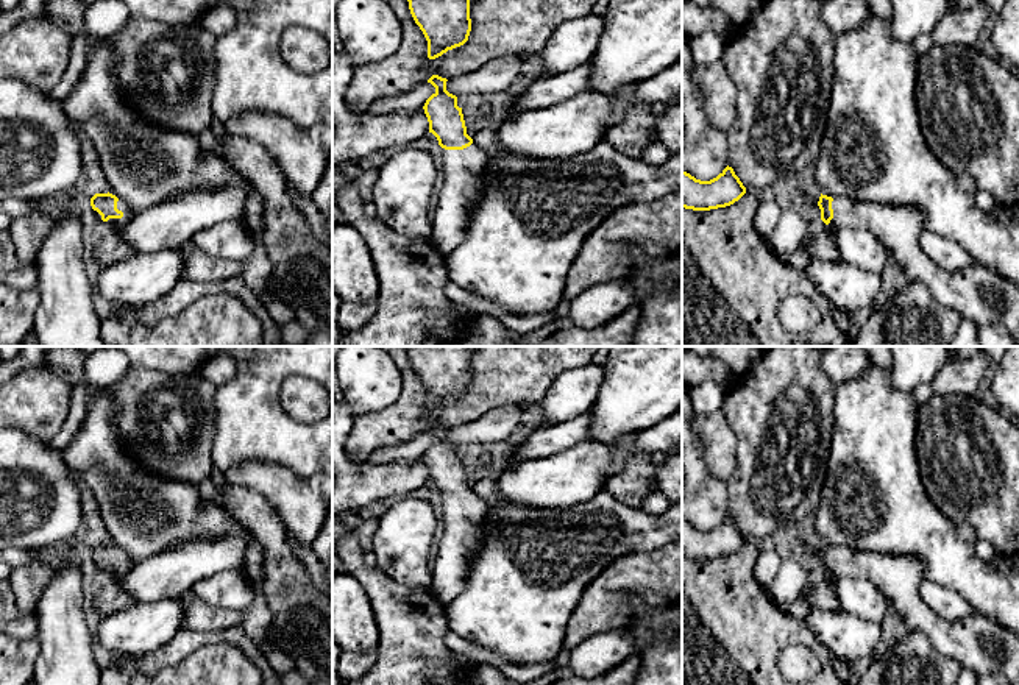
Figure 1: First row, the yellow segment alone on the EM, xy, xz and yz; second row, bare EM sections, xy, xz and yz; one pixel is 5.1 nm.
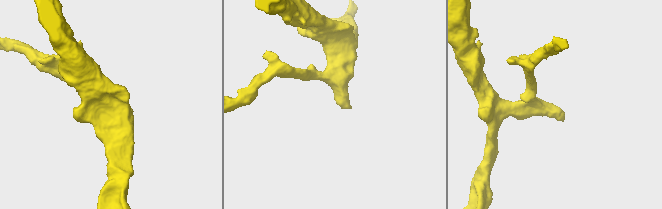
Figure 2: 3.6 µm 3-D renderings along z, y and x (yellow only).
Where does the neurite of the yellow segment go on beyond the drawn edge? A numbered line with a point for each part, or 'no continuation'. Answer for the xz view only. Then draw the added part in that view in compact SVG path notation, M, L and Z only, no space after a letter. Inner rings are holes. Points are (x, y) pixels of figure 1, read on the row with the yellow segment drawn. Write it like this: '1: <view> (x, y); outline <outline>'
1: xz (464, 170); outline M474 144L463 150L442 148L443 186L435 200L432 243L446 257L463 239L470 211L484 187L488 156Z

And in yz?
1: yz (979, 294); outline M847 197L832 201L829 228L868 228L888 250L889 261L907 276L928 287L932 296L977 326L1000 323L1019 345L1019 287L996 270L972 265L946 272L919 245L924 214L910 206L858 203Z

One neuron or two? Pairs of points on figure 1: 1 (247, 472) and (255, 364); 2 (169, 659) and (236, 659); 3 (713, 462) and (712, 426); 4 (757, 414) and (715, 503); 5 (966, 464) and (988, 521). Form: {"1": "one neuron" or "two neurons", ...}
{"1": "two neurons", "2": "two neurons", "3": "one neuron", "4": "two neurons", "5": "one neuron"}

